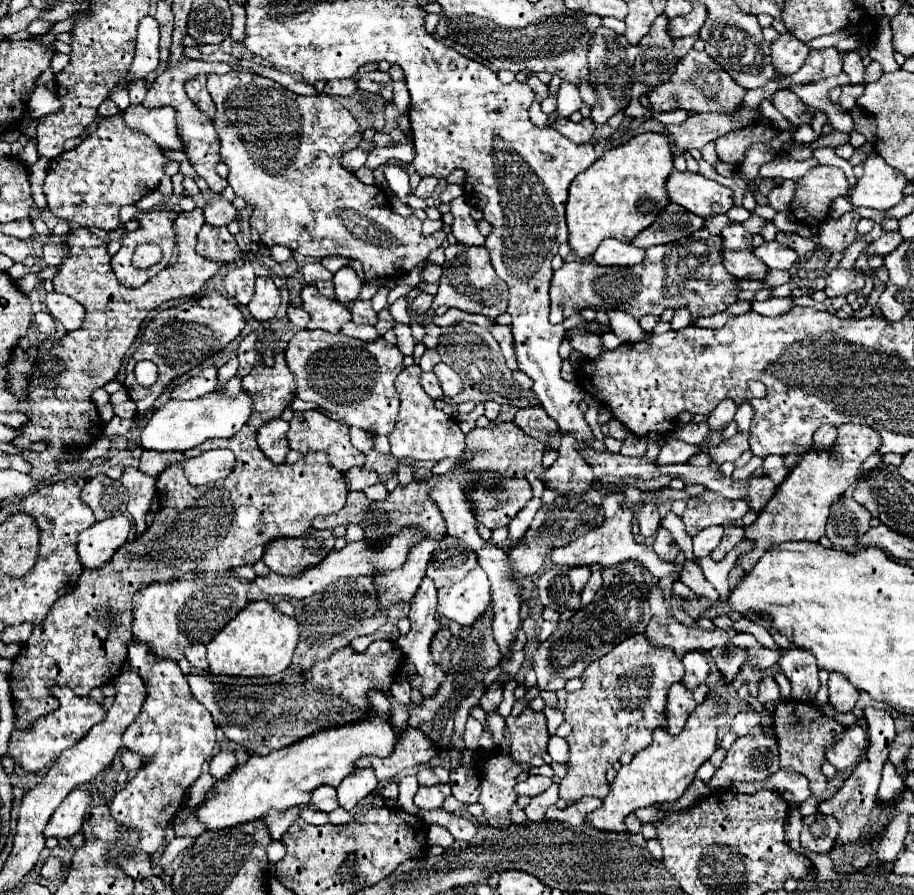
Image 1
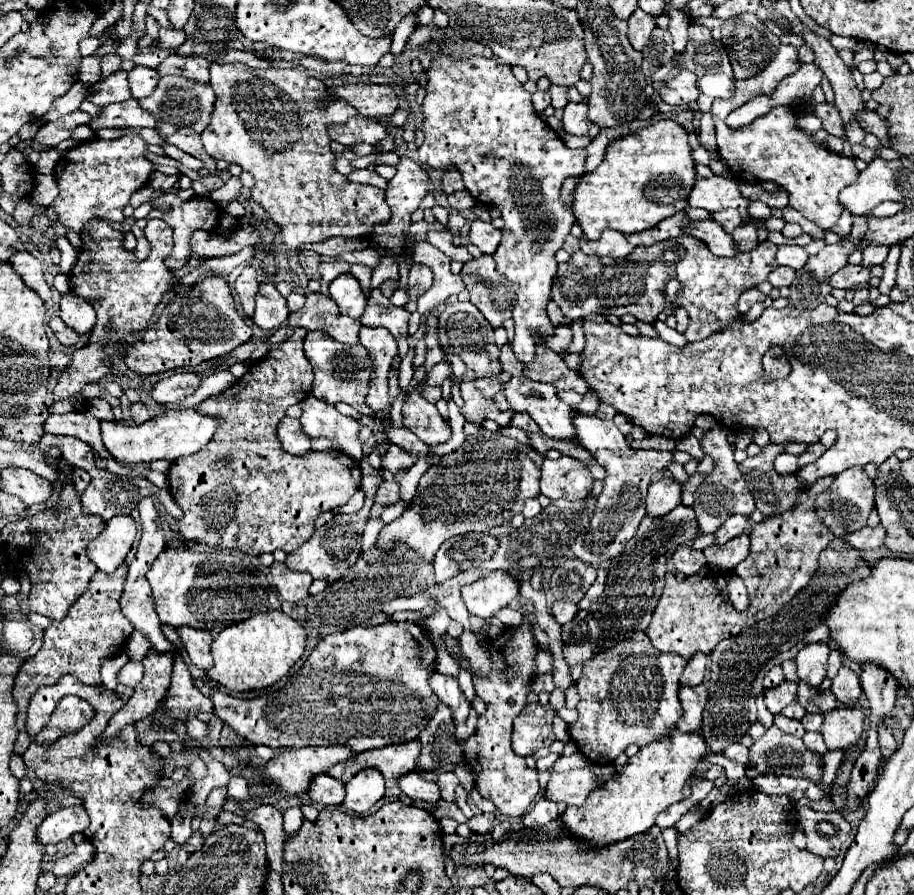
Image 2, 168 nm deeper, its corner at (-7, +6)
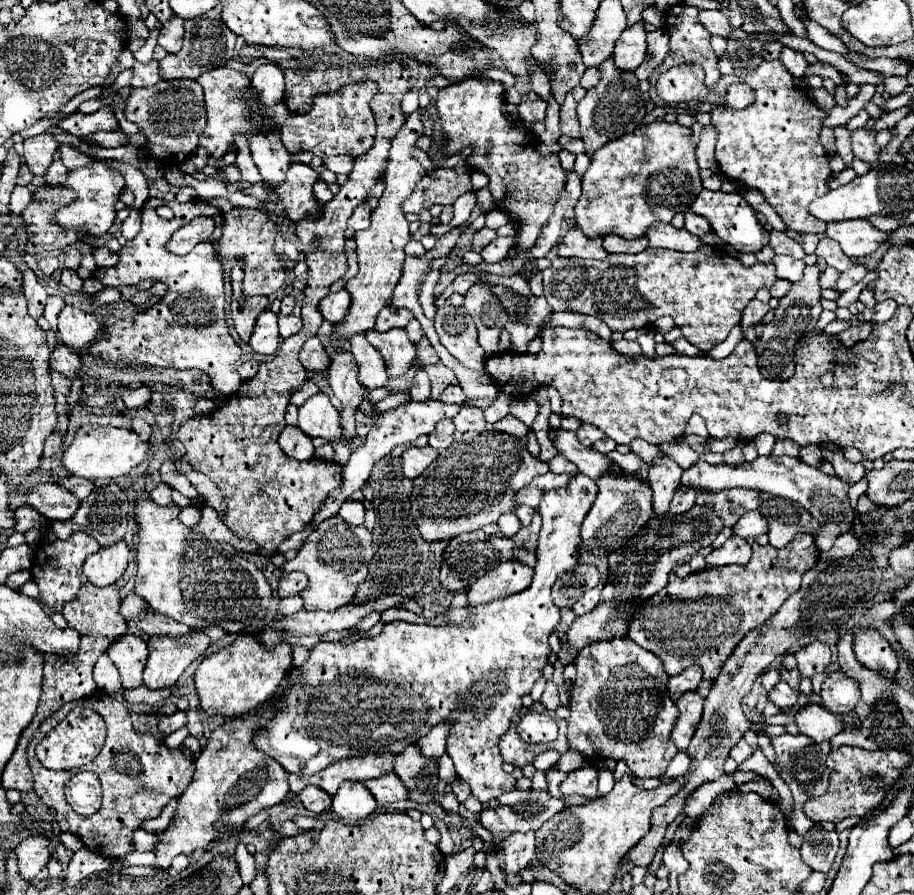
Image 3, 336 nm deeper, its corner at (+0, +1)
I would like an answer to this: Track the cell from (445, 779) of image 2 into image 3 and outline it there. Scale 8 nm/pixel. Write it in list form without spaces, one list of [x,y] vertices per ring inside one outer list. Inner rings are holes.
[[[445,792],[443,798],[439,800],[439,804],[441,804],[447,812],[451,812],[451,814],[457,814],[457,810],[459,810],[459,800],[457,800],[457,796],[455,796],[453,792]]]

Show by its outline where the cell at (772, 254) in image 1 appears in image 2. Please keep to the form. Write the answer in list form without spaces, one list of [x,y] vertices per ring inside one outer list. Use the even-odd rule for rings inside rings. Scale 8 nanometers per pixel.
[[[780,245],[776,259],[780,265],[788,265],[792,269],[798,269],[798,267],[804,267],[804,263],[808,261],[808,253],[798,245]]]

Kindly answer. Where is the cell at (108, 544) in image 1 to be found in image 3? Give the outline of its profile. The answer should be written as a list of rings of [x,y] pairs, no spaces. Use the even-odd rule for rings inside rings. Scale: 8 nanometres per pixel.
[[[119,540],[107,548],[99,548],[95,554],[91,554],[83,564],[83,574],[89,578],[95,586],[109,586],[117,582],[129,560],[129,548],[125,540]]]

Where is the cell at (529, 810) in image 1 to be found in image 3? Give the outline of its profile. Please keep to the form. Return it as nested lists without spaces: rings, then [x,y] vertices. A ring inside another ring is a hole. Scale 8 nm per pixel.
[[[513,832],[503,840],[507,872],[519,872],[535,858],[535,832]]]

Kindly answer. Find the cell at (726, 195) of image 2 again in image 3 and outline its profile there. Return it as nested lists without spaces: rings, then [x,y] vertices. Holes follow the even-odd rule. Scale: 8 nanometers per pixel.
[[[703,190],[695,202],[691,204],[691,210],[695,214],[701,214],[709,220],[713,232],[727,244],[735,246],[737,252],[759,252],[767,242],[769,242],[769,232],[757,222],[755,210],[745,202],[745,198],[737,192],[733,194],[725,194],[721,190],[711,192],[711,190]]]

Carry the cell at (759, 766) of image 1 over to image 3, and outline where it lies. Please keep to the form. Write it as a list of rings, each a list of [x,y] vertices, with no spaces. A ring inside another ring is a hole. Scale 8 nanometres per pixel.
[[[783,734],[783,736],[771,738],[771,746],[777,754],[777,772],[783,778],[783,782],[789,786],[789,790],[793,792],[793,812],[791,812],[789,824],[793,826],[793,830],[797,834],[803,836],[809,828],[815,826],[815,822],[809,820],[803,812],[805,802],[815,798],[815,796],[823,796],[823,792],[827,792],[827,786],[829,786],[827,768],[825,768],[825,760],[827,760],[827,754],[829,754],[829,742],[813,744],[813,740],[809,740],[807,736]]]

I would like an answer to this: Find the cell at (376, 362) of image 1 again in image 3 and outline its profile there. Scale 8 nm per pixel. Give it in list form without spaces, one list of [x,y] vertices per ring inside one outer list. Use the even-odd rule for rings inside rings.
[[[317,336],[309,338],[303,344],[303,348],[299,352],[299,360],[301,360],[303,368],[311,374],[311,378],[321,378],[325,374],[325,370],[329,368],[329,356]]]

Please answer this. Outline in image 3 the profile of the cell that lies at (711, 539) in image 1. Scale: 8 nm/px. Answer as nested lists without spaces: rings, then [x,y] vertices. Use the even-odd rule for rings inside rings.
[[[759,512],[743,514],[733,526],[733,536],[741,536],[741,538],[751,538],[751,536],[755,538],[765,532],[767,532],[767,522]]]

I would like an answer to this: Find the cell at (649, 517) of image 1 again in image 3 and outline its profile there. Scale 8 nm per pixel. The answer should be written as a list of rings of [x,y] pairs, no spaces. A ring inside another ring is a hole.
[[[663,456],[649,466],[649,484],[653,488],[655,514],[667,514],[669,502],[679,486],[681,474],[683,474],[683,470],[669,456]]]

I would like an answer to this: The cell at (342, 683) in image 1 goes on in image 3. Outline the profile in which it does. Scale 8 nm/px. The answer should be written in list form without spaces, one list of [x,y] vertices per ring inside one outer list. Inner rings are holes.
[[[579,474],[579,476],[573,476],[571,482],[565,486],[565,488],[559,488],[559,490],[553,490],[553,492],[547,492],[539,504],[539,512],[541,512],[541,518],[543,518],[543,526],[541,526],[541,532],[539,532],[539,546],[537,546],[537,566],[535,566],[535,580],[531,582],[529,588],[525,588],[523,592],[519,592],[517,596],[509,596],[505,600],[495,600],[493,604],[485,604],[485,608],[471,608],[471,618],[463,624],[447,624],[447,626],[431,626],[431,624],[409,624],[409,622],[391,622],[391,624],[385,624],[385,628],[381,630],[381,634],[373,636],[373,638],[363,638],[363,640],[357,640],[357,642],[351,642],[351,644],[343,644],[343,642],[323,642],[323,644],[317,644],[313,650],[311,650],[311,656],[307,658],[307,662],[299,668],[293,668],[293,672],[289,674],[289,684],[287,684],[287,690],[277,706],[277,714],[261,728],[255,732],[253,736],[253,746],[261,752],[265,752],[267,756],[271,756],[273,760],[277,760],[285,770],[289,772],[295,772],[299,776],[307,774],[307,776],[313,776],[317,772],[321,772],[323,768],[327,768],[329,764],[333,764],[335,760],[345,760],[345,758],[351,758],[351,756],[365,756],[367,752],[369,754],[383,754],[383,752],[393,752],[393,754],[399,754],[403,752],[409,744],[415,744],[423,734],[427,734],[435,724],[443,722],[443,720],[453,720],[453,730],[447,738],[447,752],[449,756],[453,758],[455,762],[455,768],[457,768],[457,774],[461,780],[465,780],[473,792],[475,798],[479,798],[481,802],[489,802],[493,798],[499,798],[501,794],[505,792],[511,792],[515,790],[515,776],[513,774],[505,774],[503,770],[503,758],[501,758],[501,752],[499,752],[499,738],[509,730],[509,724],[511,724],[511,718],[519,714],[523,702],[521,698],[525,694],[531,692],[533,684],[541,678],[541,672],[543,672],[543,666],[547,664],[547,656],[551,652],[549,648],[549,634],[553,632],[553,628],[559,624],[559,608],[553,604],[551,600],[551,586],[555,584],[557,580],[557,574],[559,572],[565,572],[569,568],[575,568],[577,566],[577,554],[579,554],[579,546],[581,546],[581,536],[579,536],[579,528],[593,504],[597,496],[597,484],[595,480]],[[457,698],[463,700],[463,706],[465,706],[465,712],[459,714],[455,712],[455,702]]]

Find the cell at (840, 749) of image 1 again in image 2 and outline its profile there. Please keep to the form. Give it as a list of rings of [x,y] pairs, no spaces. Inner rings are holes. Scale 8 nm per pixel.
[[[836,707],[824,713],[820,733],[828,749],[850,749],[856,745],[864,731],[864,713],[860,709]]]

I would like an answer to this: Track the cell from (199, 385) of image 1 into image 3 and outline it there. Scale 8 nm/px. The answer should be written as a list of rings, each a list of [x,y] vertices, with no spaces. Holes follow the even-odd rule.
[[[139,386],[137,390],[127,390],[127,388],[123,388],[121,400],[125,402],[127,408],[143,408],[143,406],[147,406],[147,402],[149,402],[149,398],[151,398],[153,392],[155,392],[155,390],[149,388],[149,386]]]

